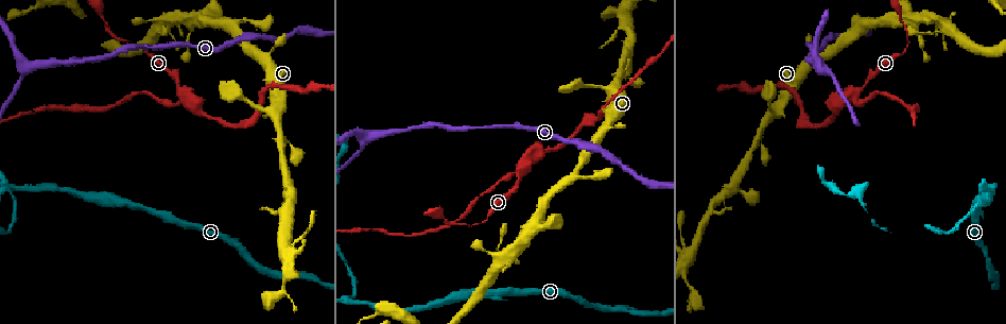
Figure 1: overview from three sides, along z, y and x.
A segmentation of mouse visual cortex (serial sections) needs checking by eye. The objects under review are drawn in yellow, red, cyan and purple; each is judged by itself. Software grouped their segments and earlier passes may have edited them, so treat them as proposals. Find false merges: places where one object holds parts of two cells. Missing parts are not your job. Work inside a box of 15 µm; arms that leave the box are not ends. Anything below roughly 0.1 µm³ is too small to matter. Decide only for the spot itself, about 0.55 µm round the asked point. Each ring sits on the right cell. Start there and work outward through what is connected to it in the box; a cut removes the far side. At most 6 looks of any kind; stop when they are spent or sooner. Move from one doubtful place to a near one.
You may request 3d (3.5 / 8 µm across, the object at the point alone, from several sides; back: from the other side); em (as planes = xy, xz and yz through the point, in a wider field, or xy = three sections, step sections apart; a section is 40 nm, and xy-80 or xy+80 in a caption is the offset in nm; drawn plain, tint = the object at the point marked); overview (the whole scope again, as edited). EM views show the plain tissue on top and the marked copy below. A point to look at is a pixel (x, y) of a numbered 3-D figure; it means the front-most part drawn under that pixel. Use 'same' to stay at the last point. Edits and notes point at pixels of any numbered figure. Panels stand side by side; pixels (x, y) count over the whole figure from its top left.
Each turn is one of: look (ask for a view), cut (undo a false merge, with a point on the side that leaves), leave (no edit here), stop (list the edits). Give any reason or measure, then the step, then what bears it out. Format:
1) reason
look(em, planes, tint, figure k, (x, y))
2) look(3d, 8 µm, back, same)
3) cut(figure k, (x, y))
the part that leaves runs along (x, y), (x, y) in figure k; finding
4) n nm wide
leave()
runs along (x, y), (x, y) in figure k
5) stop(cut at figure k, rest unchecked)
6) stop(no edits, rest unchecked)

small branch off a trunk
look(3d, 8 µm, figure 1, (618, 76))

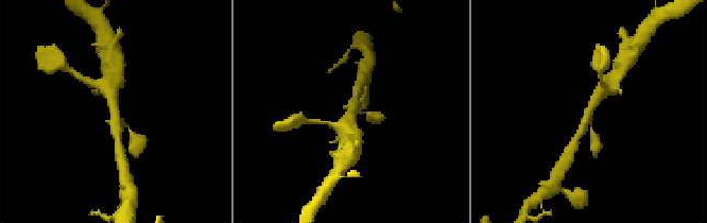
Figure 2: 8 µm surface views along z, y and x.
look(3d, 3.5 µm, figure 2, (584, 118))

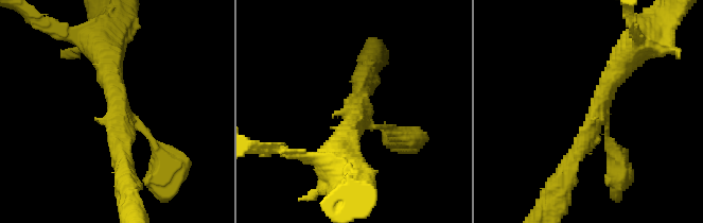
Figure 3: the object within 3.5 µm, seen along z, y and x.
3 arms; arms of 150, 250, 400 nm
look(em, xy, step 3, tint, figure 3, (355, 115))

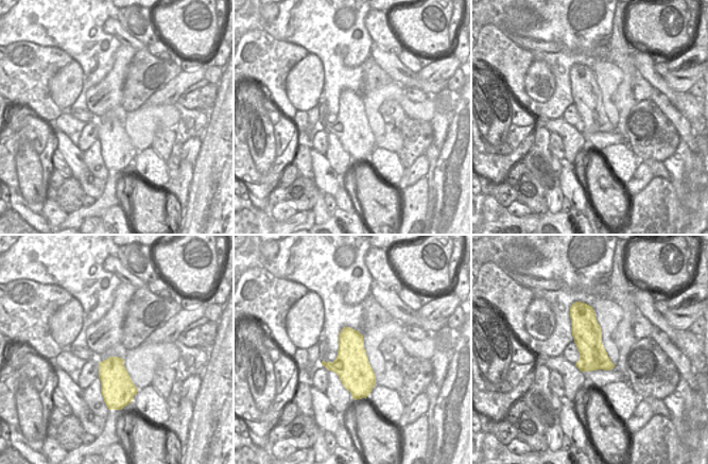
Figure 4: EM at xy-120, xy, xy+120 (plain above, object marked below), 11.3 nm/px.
leave()
runs along (632, 50), (608, 83), (567, 174) in figure 3; one cell here

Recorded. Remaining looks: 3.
branch point
look(3d, 8 µm, back, figure 1, (853, 92))

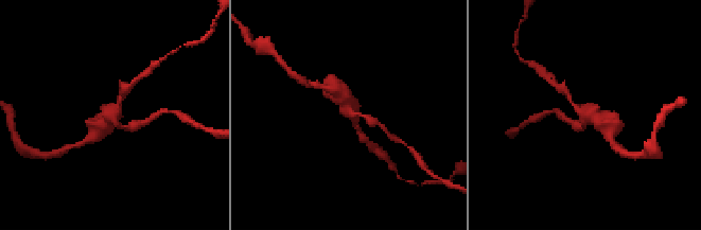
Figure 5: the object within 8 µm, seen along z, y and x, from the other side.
3 arms; arms of 150, 150, 600 nm
look(em, planes, tint, figure 5, (353, 112))

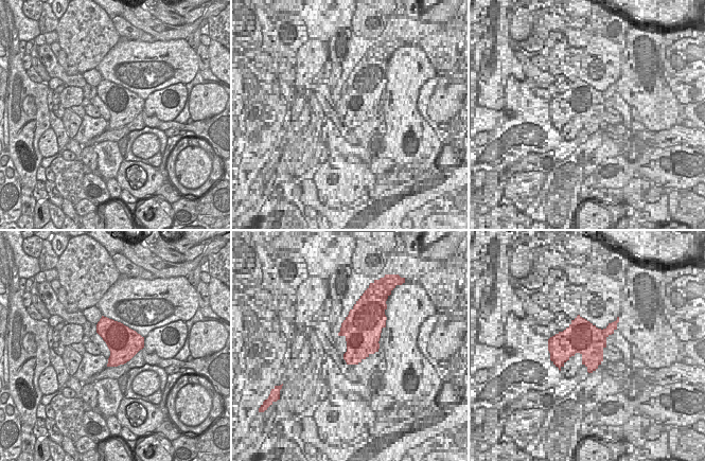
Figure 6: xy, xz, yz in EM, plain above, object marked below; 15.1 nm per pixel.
480 nm wide
leave()
runs along (564, 93), (608, 128) in figure 5; one cell here

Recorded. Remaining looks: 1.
stop(no edits, rest unchecked)

